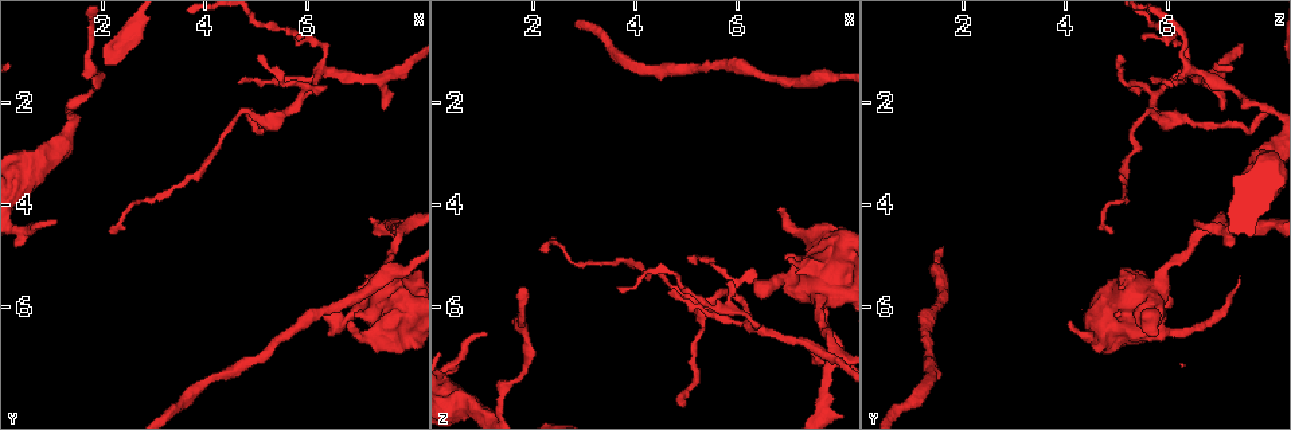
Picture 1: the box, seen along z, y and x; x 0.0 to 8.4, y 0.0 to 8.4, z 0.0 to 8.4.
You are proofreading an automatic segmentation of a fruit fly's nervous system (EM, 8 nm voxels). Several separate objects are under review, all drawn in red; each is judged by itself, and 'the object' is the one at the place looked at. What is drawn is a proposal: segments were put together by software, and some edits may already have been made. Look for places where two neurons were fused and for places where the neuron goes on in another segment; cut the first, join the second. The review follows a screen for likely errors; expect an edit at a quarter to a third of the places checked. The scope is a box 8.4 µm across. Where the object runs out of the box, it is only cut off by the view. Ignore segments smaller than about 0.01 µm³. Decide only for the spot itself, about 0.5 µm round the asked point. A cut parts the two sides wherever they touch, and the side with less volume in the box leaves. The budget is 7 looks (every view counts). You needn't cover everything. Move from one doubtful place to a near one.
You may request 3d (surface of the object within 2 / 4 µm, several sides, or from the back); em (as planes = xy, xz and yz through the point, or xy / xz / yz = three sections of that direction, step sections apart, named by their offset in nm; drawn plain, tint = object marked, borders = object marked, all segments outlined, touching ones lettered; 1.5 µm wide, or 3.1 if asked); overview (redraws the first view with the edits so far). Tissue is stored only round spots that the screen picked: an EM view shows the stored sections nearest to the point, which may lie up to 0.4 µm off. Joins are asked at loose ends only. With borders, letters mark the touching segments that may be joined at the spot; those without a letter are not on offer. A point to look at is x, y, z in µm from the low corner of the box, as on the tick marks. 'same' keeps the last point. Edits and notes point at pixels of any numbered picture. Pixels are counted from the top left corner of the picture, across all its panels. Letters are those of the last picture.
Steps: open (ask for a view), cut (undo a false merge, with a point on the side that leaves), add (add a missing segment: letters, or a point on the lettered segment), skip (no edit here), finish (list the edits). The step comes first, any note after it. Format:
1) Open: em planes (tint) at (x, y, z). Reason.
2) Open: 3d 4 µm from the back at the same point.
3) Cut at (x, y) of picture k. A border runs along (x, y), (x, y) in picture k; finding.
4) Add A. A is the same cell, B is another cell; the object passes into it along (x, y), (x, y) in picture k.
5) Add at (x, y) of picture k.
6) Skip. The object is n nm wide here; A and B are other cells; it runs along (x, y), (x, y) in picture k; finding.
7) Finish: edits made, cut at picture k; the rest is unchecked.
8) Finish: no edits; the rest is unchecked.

Open: 3d 4 µm at (5.05, 1.15, 5.00). Branch stops here.

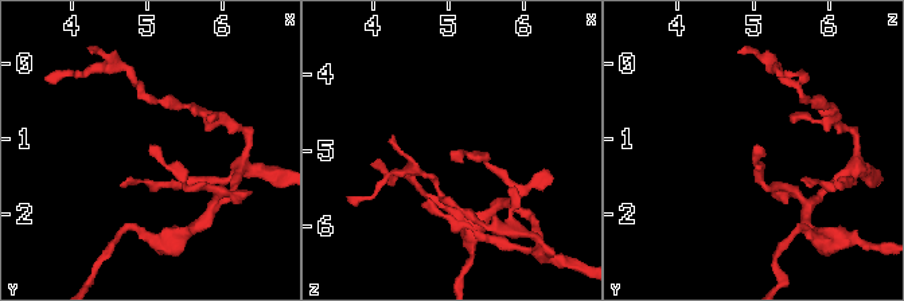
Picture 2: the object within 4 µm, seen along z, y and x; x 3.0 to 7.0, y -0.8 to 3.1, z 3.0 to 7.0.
Open: em yz step 4 (tint) at (5.05, 1.05, 5.05).

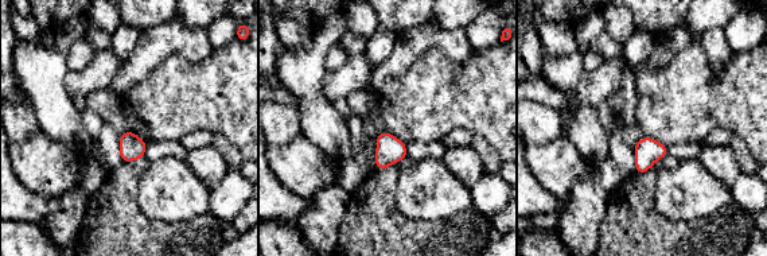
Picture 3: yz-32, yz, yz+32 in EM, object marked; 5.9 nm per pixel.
Open: em xy step 8 (borders) at the same point.

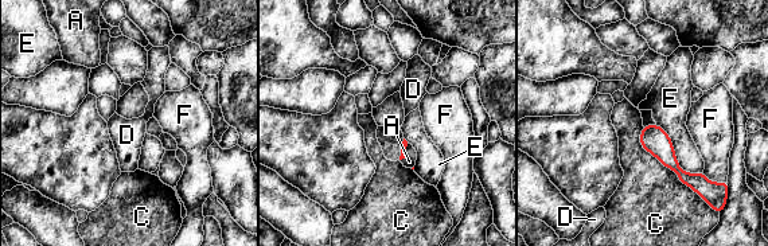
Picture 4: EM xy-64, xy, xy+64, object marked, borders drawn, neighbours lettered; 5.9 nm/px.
Skip. A, C, D, E and F are other cells; it runs along (646, 129), (669, 160), (697, 184) in picture 4; none of them fits.

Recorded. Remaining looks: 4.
Open: em planes (plain) at (1.05, 4.25, 6.55). Tapers out.

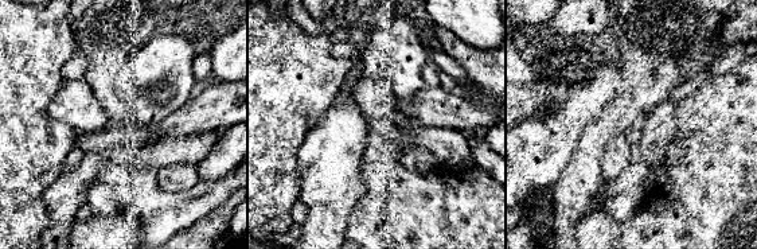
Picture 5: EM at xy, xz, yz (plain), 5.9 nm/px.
Open: em planes (borders) at the same point. What lies round it.

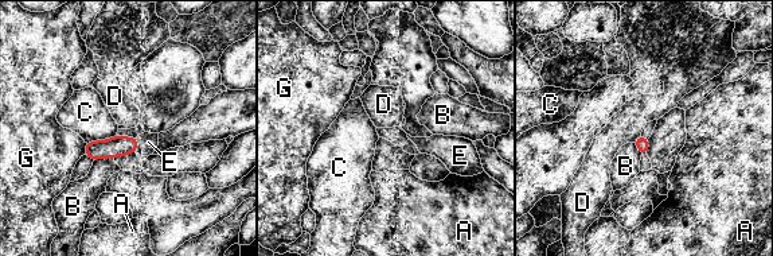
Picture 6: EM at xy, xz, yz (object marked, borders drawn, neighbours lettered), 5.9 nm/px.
Add E. E is the same cell, A, B, C, D and G are other cells; it goes on there.

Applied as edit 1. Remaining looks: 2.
Finish: edits made, add at picture 6; the rest is unchecked.

